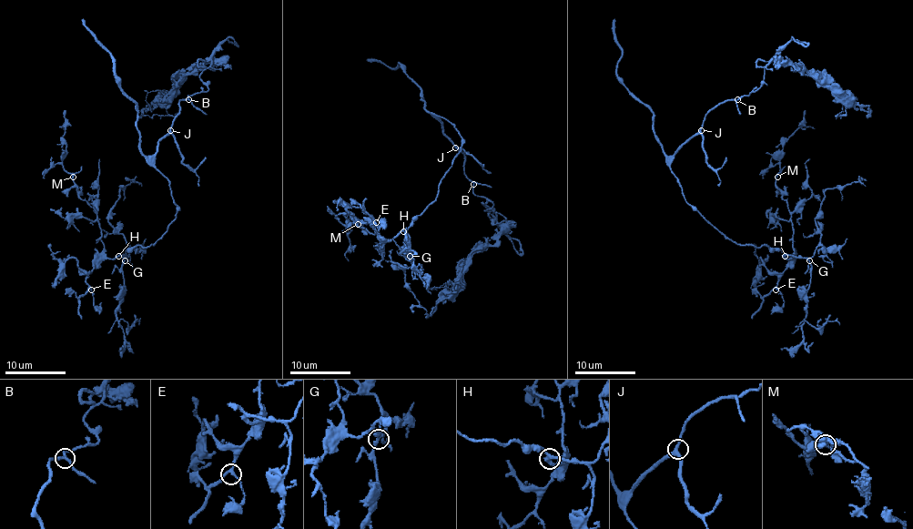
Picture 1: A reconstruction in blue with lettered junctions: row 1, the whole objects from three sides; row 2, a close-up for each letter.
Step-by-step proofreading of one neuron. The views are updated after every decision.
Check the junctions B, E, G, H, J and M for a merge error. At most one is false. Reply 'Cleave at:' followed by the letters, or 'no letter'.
Cleave at: no letter

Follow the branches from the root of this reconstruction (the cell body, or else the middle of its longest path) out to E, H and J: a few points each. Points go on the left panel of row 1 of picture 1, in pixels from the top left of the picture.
E: (167, 181), (177, 205), (167, 229), (154, 245), (136, 245), (114, 259), (103, 259), (86, 279), (91, 289)
H: (167, 181), (177, 205), (177, 216), (154, 245), (126, 248), (118, 256)
J: (167, 181), (155, 167), (155, 152), (158, 143), (170, 130)

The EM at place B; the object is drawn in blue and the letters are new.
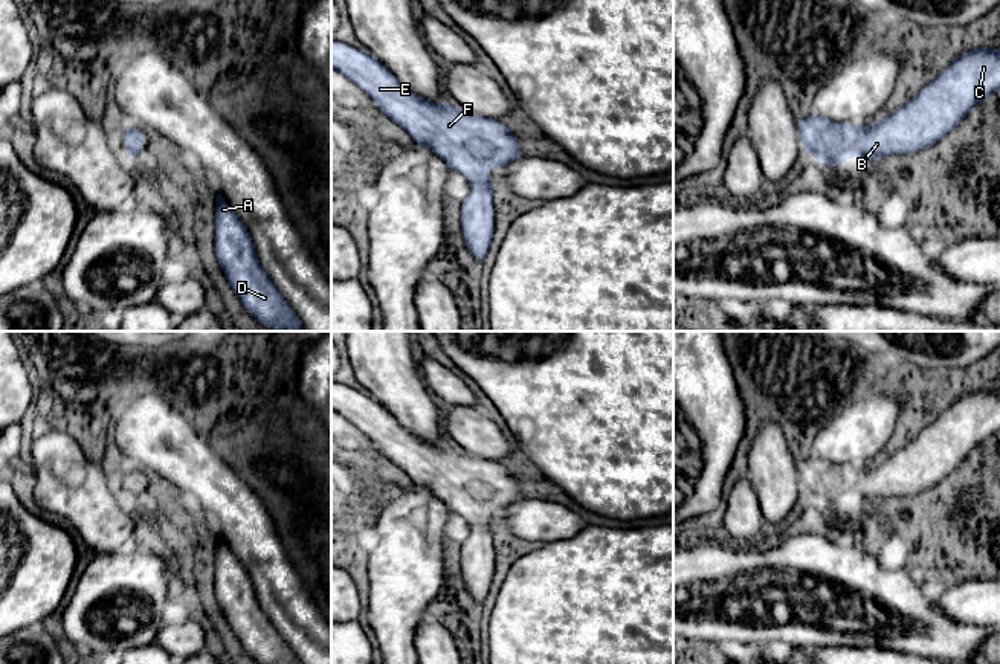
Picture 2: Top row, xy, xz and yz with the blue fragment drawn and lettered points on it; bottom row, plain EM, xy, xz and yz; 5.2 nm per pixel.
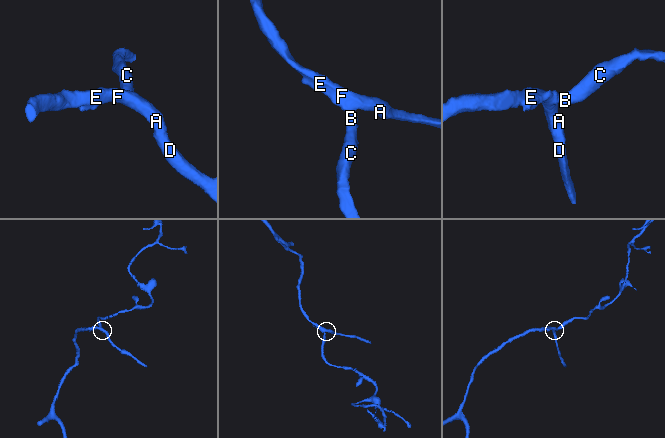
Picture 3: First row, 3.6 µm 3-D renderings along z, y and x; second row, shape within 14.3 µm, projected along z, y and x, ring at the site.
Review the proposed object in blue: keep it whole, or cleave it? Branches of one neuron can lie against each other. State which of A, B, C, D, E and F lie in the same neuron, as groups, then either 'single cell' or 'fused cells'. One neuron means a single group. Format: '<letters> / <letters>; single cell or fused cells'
A B C D E F; single cell

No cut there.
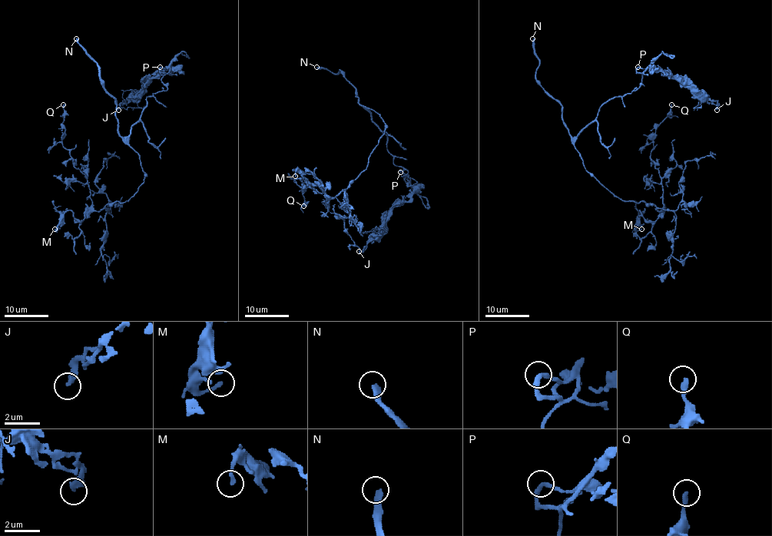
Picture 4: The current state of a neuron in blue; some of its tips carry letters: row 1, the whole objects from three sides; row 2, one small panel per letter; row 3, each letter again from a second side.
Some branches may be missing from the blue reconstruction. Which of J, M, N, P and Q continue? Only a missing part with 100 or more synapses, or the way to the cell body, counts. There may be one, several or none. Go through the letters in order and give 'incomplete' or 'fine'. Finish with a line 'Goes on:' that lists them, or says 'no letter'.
J: fine
M: fine
N: incomplete
P: fine
Q: fine
Goes on: N

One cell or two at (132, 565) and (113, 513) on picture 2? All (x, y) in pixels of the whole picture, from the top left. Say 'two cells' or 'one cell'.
two cells

